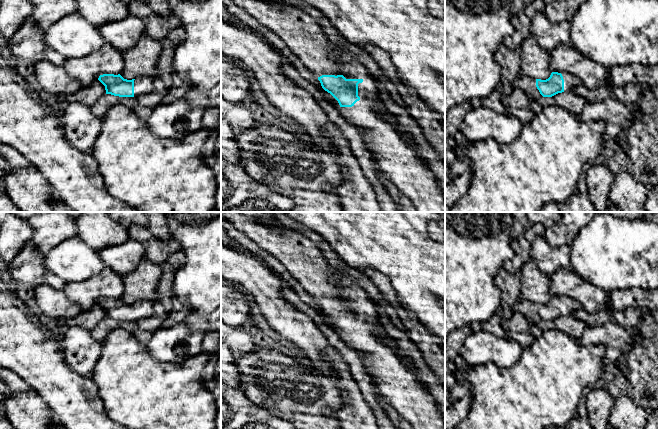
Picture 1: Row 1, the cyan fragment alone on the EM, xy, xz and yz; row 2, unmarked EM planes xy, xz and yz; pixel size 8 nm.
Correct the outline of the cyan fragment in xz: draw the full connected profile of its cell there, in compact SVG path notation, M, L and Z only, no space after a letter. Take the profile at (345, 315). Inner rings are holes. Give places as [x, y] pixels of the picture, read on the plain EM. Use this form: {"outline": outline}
{"outline": "M221 212L221 218L272 255L314 298L322 312L338 325L341 331L340 338L364 355L364 365L374 377L380 394L402 419L406 420L413 429L445 429L444 418L433 396L424 389L400 356L379 338L376 332L376 325L380 321L377 305L368 299L365 290L331 267L310 239L285 227L277 220L251 219L241 212ZM332 274L339 277L339 288L331 277Z"}

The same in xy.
{"outline": "M103 298L98 304L105 310L106 318L119 321L138 321L154 314L154 302L149 300L127 304L120 298Z"}

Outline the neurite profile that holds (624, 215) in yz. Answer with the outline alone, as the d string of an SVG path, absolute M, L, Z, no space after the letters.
M598 212L602 214L612 214L615 217L620 217L622 219L634 218L638 219L644 215L644 212Z

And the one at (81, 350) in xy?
M64 327L59 334L68 366L80 375L91 375L102 353L102 342L81 327Z

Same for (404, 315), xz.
M373 268L359 269L368 276L374 285L383 293L401 320L402 328L412 343L416 343L429 368L438 376L439 382L445 382L445 356L440 347L440 339L434 336L412 313L401 308L397 294L392 287L389 278Z

